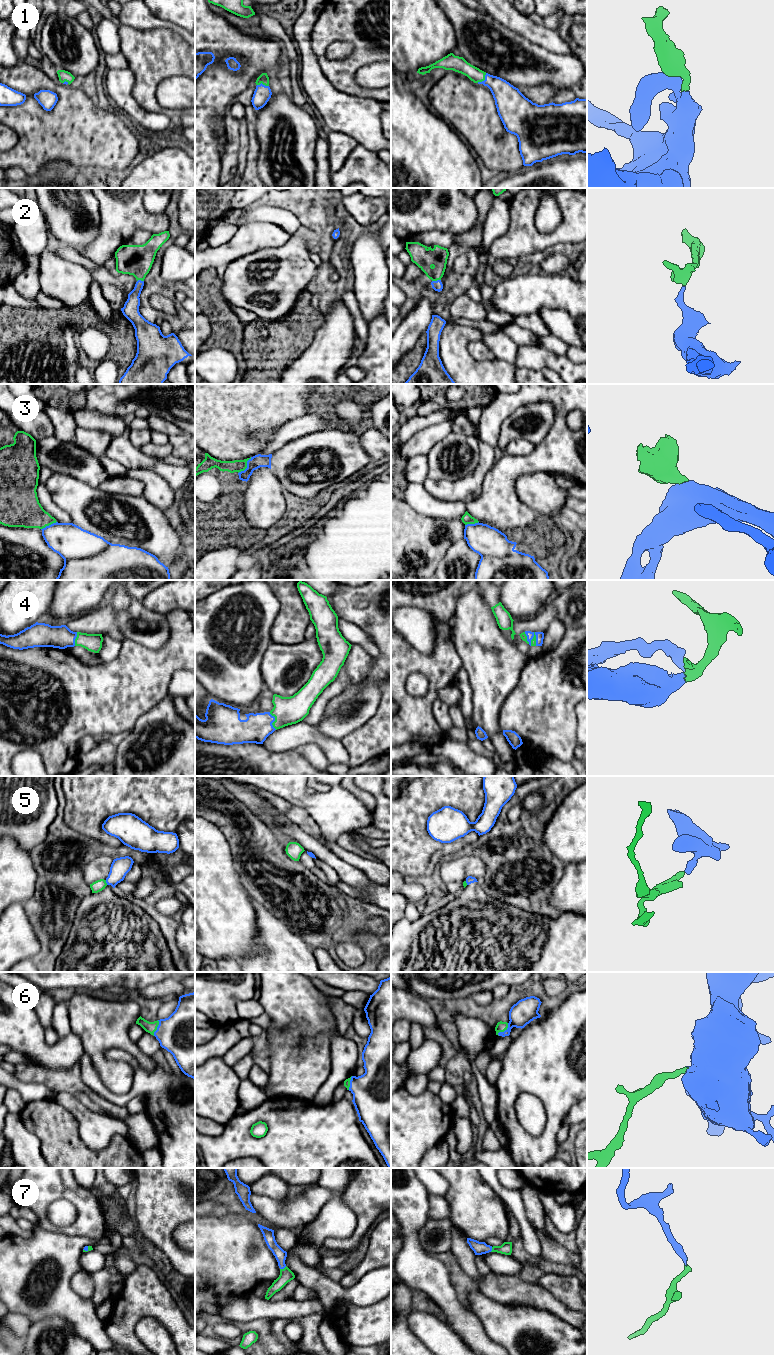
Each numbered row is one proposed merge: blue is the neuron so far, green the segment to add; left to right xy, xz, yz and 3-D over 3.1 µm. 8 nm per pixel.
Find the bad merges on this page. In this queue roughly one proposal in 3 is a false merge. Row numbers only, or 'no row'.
3

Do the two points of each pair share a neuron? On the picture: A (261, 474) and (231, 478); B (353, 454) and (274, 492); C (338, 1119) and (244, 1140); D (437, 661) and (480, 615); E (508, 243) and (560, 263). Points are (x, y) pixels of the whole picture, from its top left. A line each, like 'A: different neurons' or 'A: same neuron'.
A: different neurons
B: different neurons
C: same neuron
D: different neurons
E: different neurons

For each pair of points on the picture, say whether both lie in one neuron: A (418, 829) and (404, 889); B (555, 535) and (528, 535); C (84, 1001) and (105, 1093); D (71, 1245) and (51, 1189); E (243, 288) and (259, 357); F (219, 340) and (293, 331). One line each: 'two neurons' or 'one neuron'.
A: two neurons
B: one neuron
C: two neurons
D: two neurons
E: two neurons
F: one neuron

